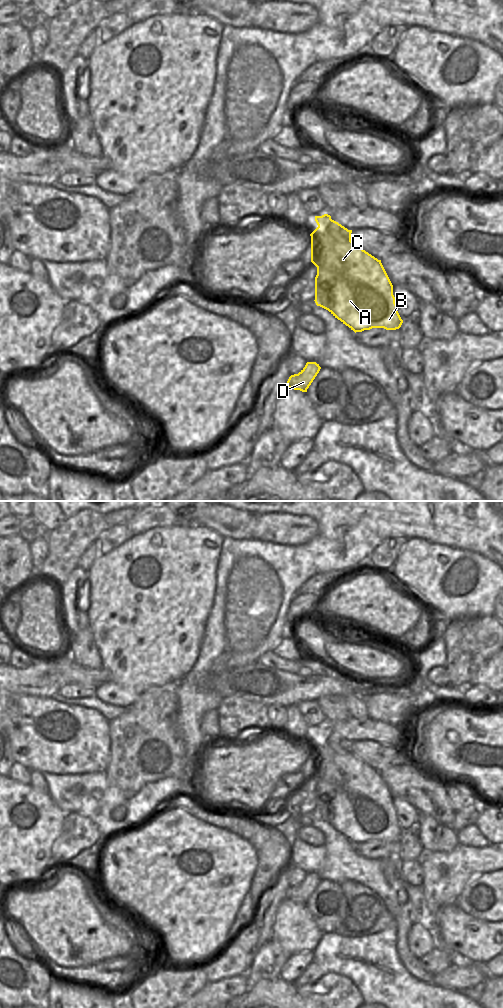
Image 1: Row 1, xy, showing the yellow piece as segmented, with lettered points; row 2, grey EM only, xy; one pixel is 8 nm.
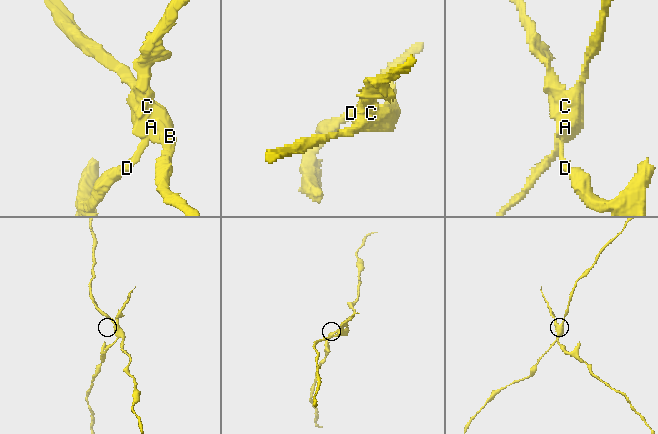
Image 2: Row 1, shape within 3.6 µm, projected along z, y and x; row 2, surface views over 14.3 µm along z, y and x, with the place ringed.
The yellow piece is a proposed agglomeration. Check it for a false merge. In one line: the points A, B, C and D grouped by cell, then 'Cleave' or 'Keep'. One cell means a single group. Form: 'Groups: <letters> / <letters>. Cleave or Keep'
Groups: A B C / D. Cleave

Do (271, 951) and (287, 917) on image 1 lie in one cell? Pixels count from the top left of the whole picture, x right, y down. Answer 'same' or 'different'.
different

